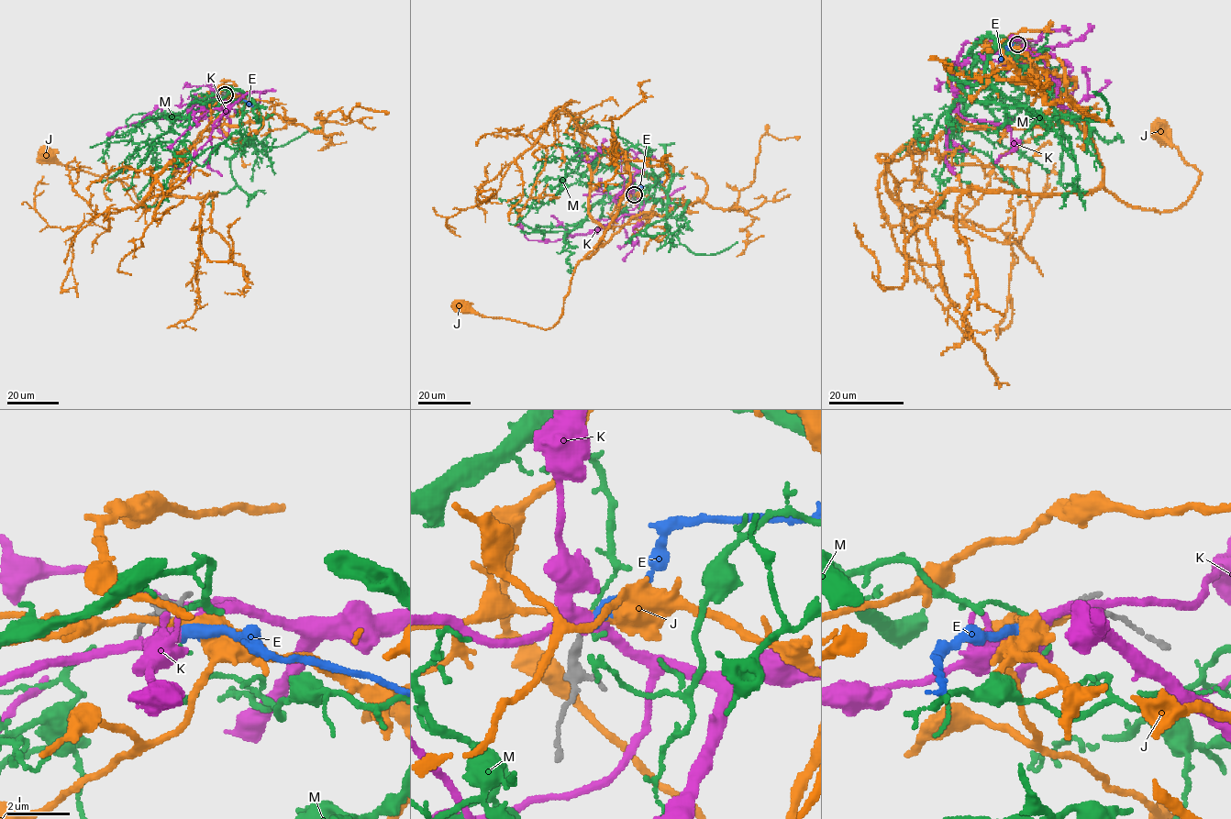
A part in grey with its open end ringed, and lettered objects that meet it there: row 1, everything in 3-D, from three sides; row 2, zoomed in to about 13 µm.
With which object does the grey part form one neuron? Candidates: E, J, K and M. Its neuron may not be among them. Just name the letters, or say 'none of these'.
E

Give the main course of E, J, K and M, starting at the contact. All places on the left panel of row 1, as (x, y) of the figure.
E: (225, 94), (242, 99), (253, 106)
J: (225, 94), (270, 101), (274, 111), (203, 130), (149, 207), (123, 182), (47, 153)
K: (225, 94), (235, 95), (227, 113), (205, 117), (150, 117), (118, 127), (109, 137)
M: (225, 94), (241, 90), (258, 108), (259, 132), (234, 132), (171, 169), (156, 166), (140, 195)

